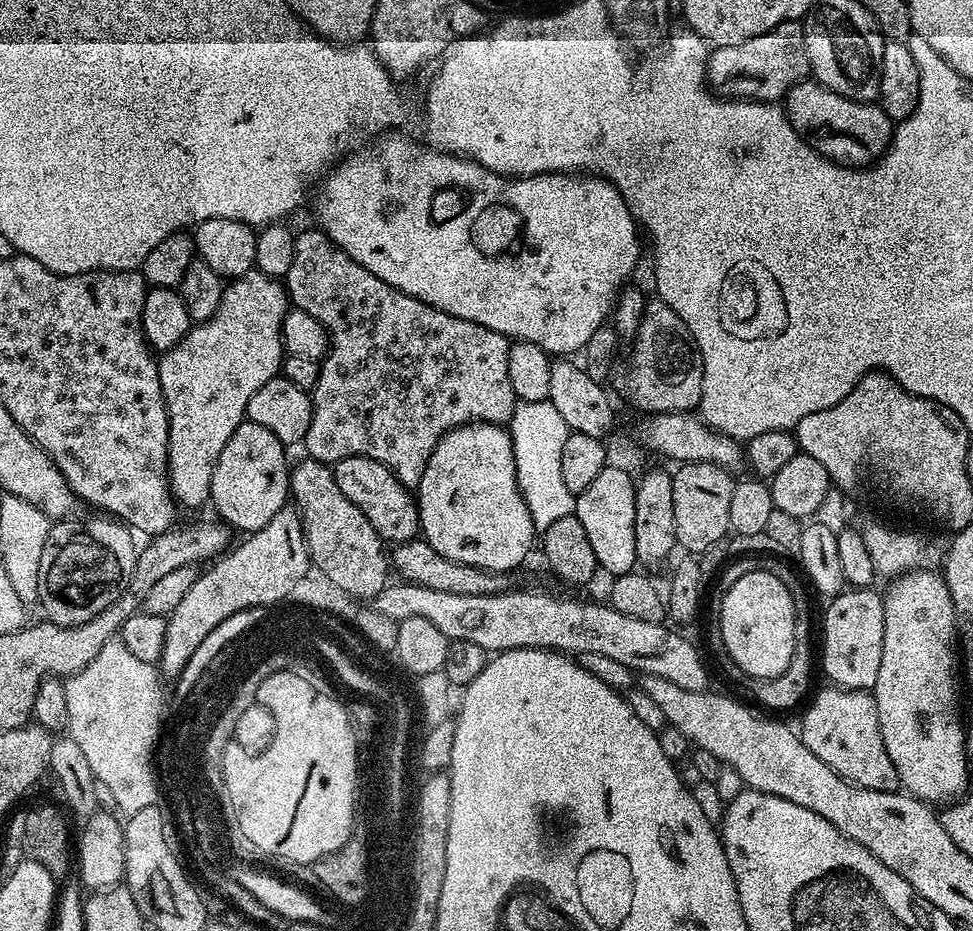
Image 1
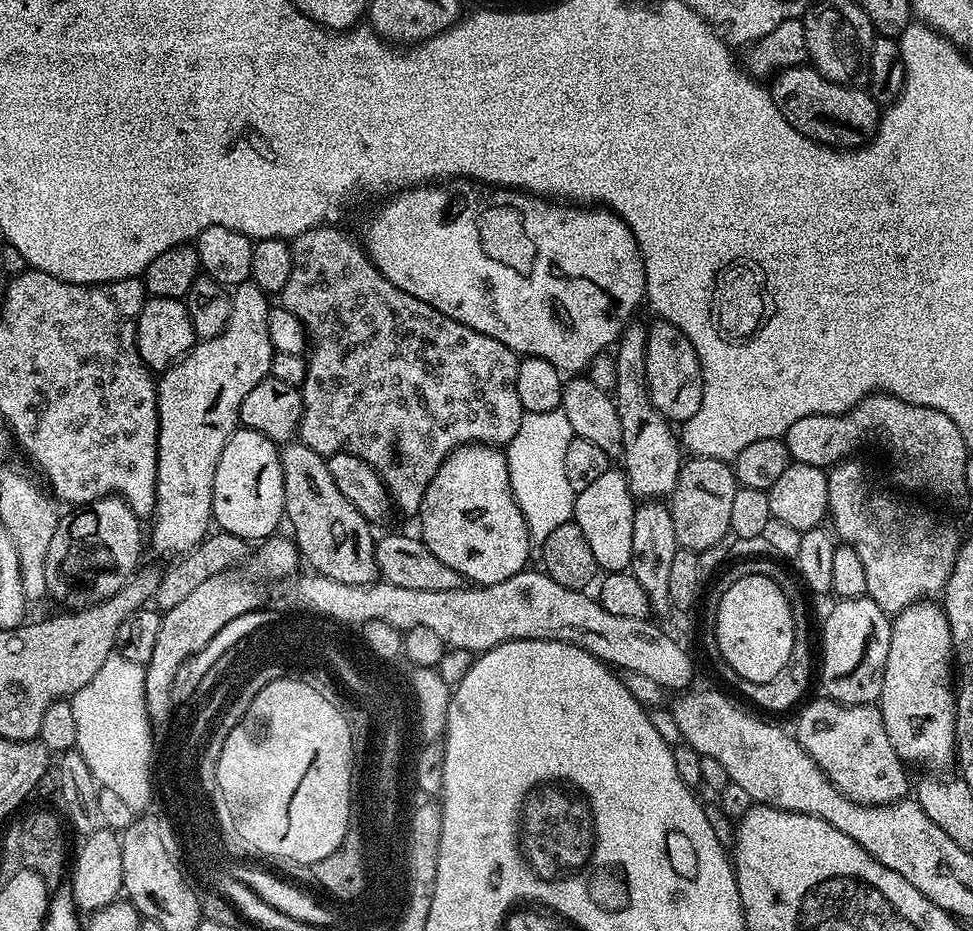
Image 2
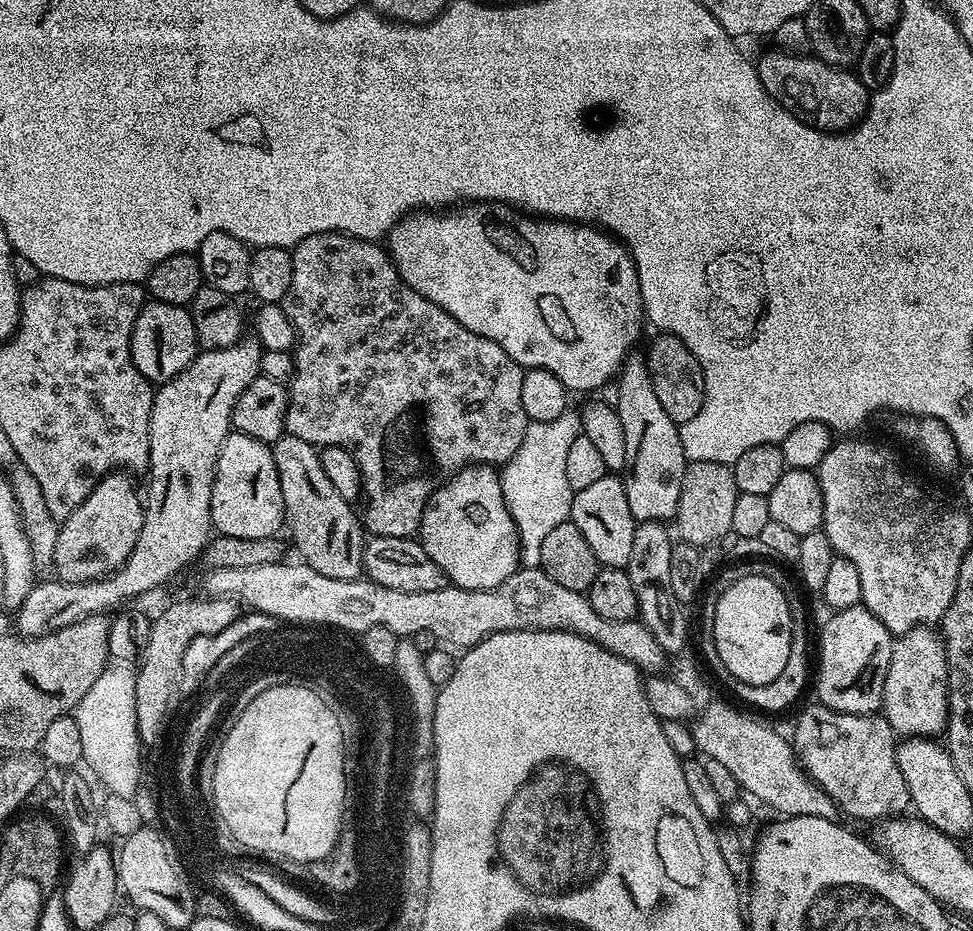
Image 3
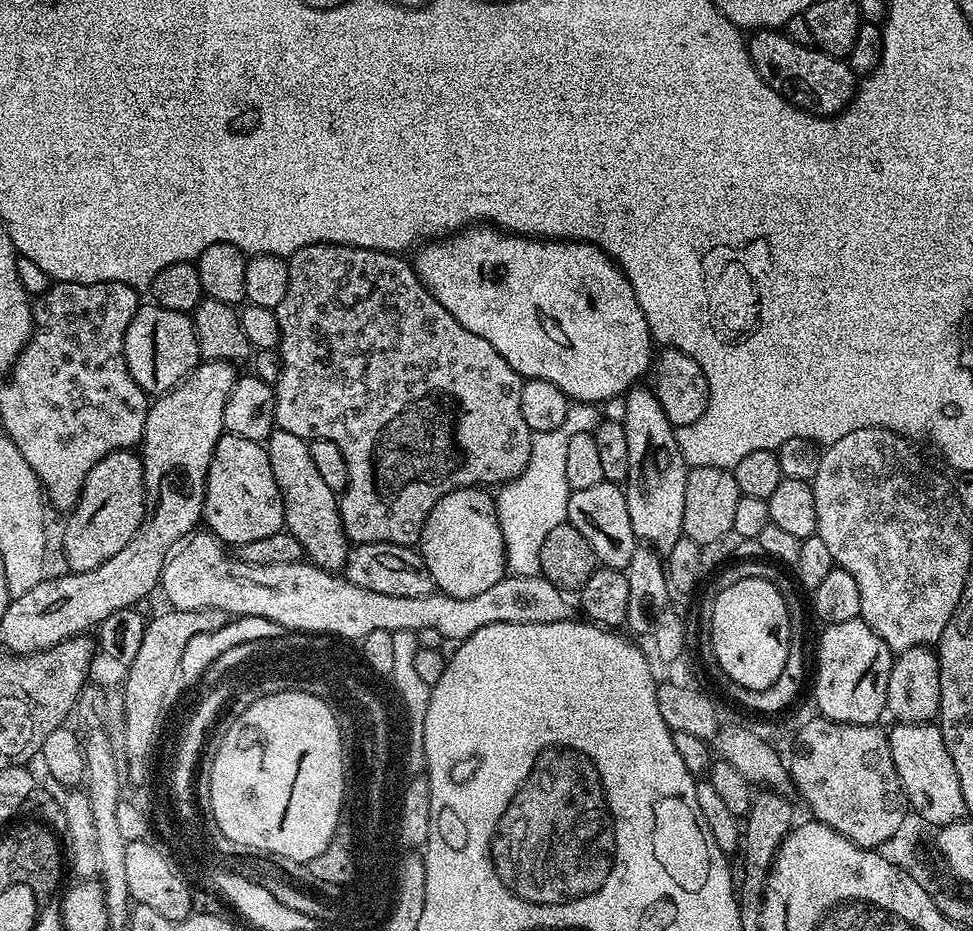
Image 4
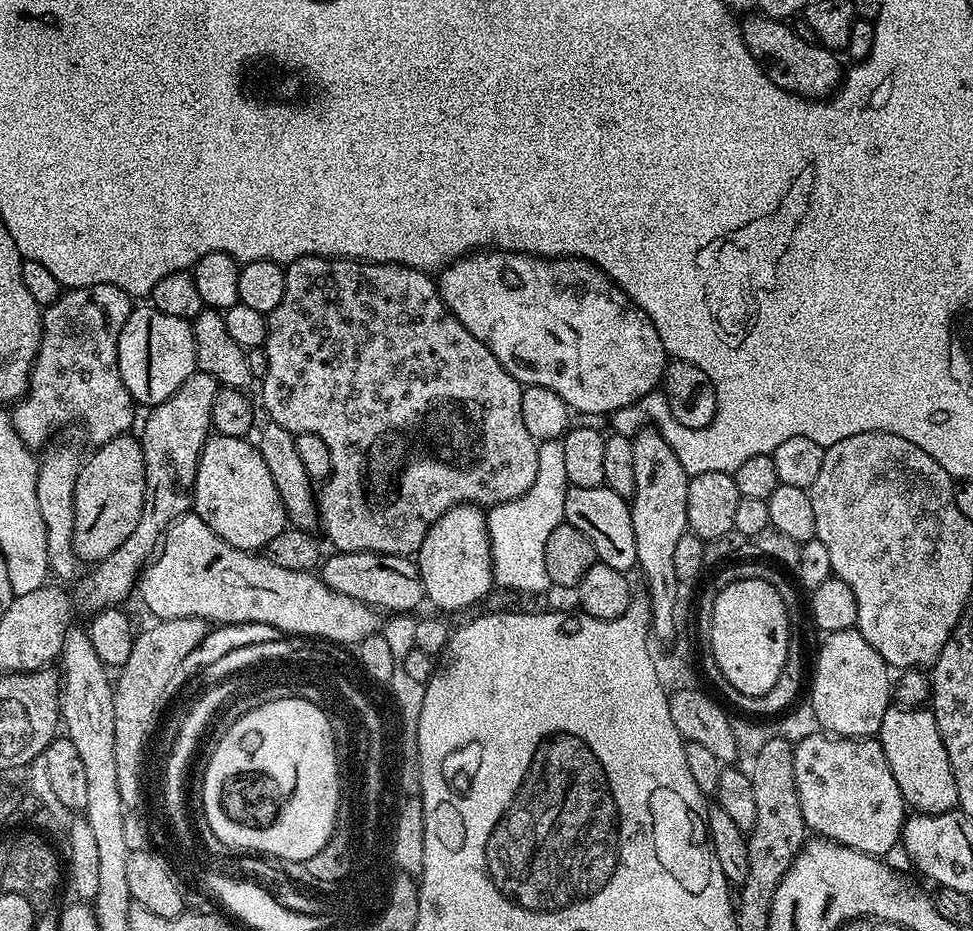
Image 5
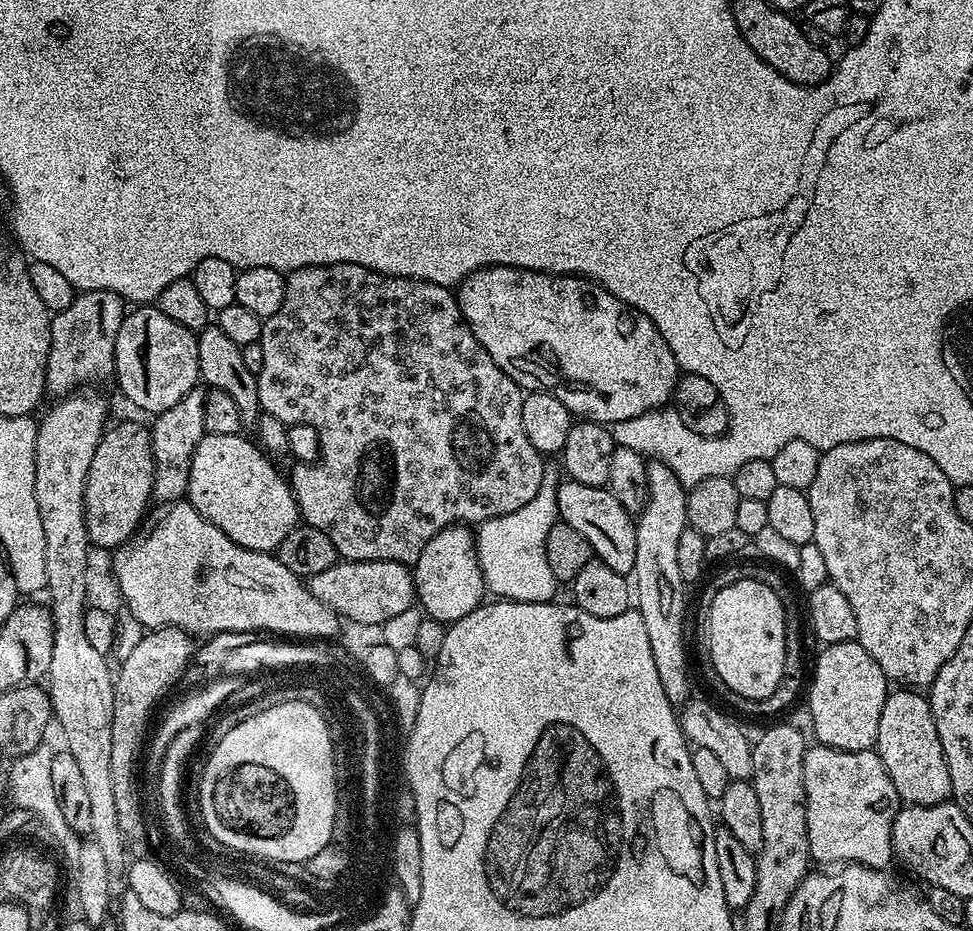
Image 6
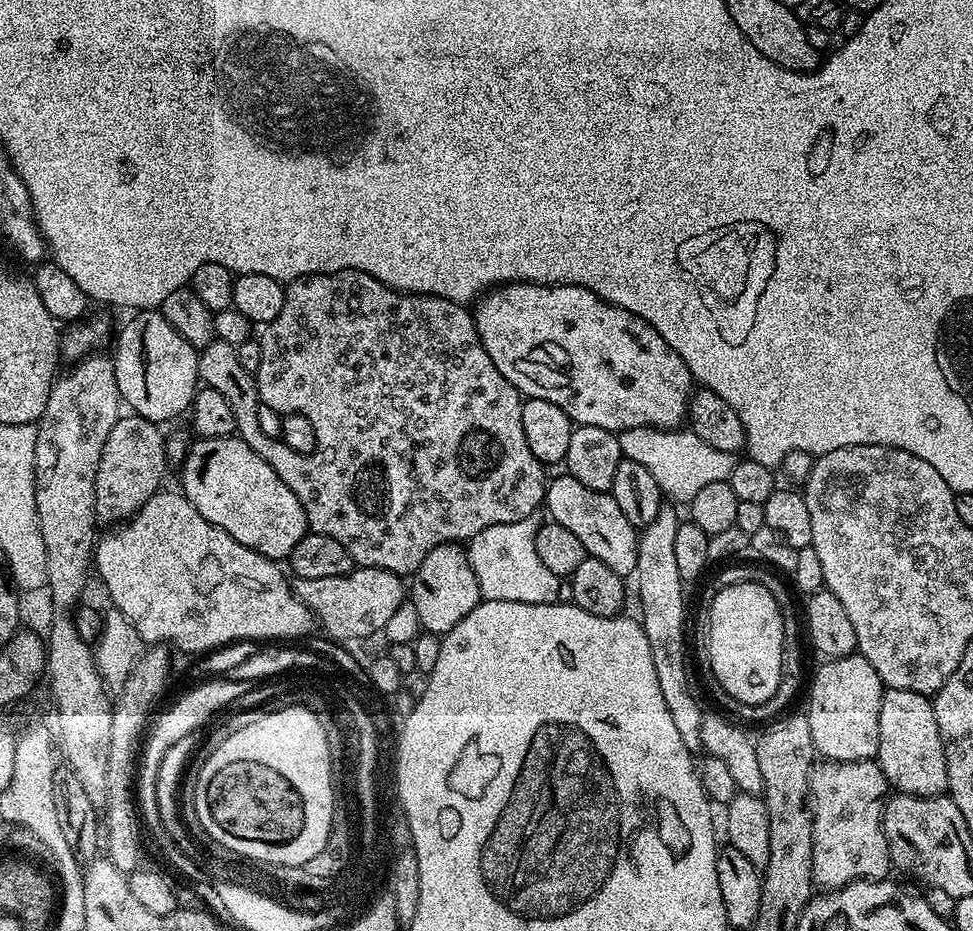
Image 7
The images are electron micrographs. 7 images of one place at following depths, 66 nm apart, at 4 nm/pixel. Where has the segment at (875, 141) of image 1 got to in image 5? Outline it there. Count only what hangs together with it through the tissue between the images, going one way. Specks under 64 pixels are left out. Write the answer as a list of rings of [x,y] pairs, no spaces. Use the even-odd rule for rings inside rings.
[[[752,14],[741,23],[740,29],[742,30],[742,38],[746,42],[746,50],[750,50],[750,54],[756,59],[760,69],[768,75],[770,82],[774,82],[774,86],[806,100],[823,100],[831,97],[840,87],[842,67],[840,68],[839,62],[836,61],[837,53],[825,48],[819,42],[798,38],[795,27],[791,23],[780,18]]]

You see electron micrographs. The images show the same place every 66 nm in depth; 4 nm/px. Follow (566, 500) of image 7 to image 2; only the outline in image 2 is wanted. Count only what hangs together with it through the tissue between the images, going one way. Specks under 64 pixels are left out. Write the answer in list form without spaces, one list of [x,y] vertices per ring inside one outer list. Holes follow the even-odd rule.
[[[609,470],[591,486],[586,486],[586,490],[575,493],[574,523],[580,527],[582,534],[586,534],[586,542],[590,542],[590,550],[594,550],[596,563],[605,573],[621,571],[619,560],[628,562],[631,558],[633,504],[634,497],[628,488],[628,478],[620,470]]]

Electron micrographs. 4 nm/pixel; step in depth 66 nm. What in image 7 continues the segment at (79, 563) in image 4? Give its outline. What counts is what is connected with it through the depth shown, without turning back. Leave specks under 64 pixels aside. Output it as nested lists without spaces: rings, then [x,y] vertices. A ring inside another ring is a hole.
[[[124,414],[117,420],[114,430],[110,430],[106,446],[102,446],[102,458],[98,458],[98,474],[94,478],[94,510],[101,525],[116,526],[131,520],[154,493],[161,491],[160,479],[164,476],[164,467],[169,467],[170,461],[164,450],[166,436],[160,433],[160,428],[157,421]]]

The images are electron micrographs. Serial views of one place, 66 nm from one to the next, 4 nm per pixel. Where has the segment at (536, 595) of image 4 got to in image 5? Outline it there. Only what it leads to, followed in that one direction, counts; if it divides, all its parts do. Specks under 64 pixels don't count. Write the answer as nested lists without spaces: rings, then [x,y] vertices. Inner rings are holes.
[[[195,514],[181,516],[169,526],[164,533],[162,547],[145,567],[138,581],[138,596],[139,592],[145,606],[153,612],[153,617],[161,620],[202,618],[216,626],[269,624],[270,627],[277,628],[280,631],[277,633],[280,634],[319,638],[336,646],[355,646],[367,636],[377,635],[382,628],[382,616],[377,609],[346,594],[335,592],[324,584],[319,575],[311,571],[283,569],[265,559],[263,555],[241,552],[218,538],[218,534],[214,534],[214,530],[210,530],[210,526],[206,526],[206,522],[202,522],[202,518]]]

